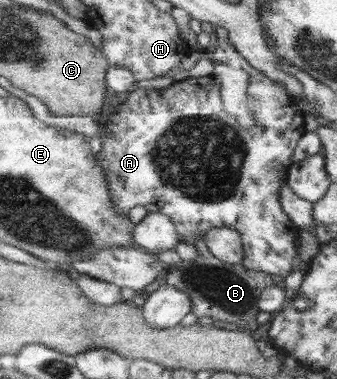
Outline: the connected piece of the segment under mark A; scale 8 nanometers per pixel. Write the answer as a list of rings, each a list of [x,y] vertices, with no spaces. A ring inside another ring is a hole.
[[[217,26],[213,30],[217,34],[217,45],[209,57],[215,67],[223,63],[233,69],[243,69],[249,75],[247,113],[253,119],[253,129],[241,127],[238,118],[223,107],[221,82],[215,73],[207,77],[186,77],[163,89],[139,88],[129,93],[123,111],[113,115],[111,123],[107,124],[108,135],[103,137],[103,149],[95,153],[95,158],[103,164],[103,170],[107,170],[114,205],[121,215],[137,205],[143,205],[148,212],[161,212],[175,224],[179,241],[190,244],[197,241],[197,236],[207,235],[211,228],[236,229],[243,240],[243,267],[286,276],[301,263],[300,229],[283,211],[281,187],[288,181],[295,147],[307,131],[305,113],[281,83],[255,69],[235,50],[225,28]]]

